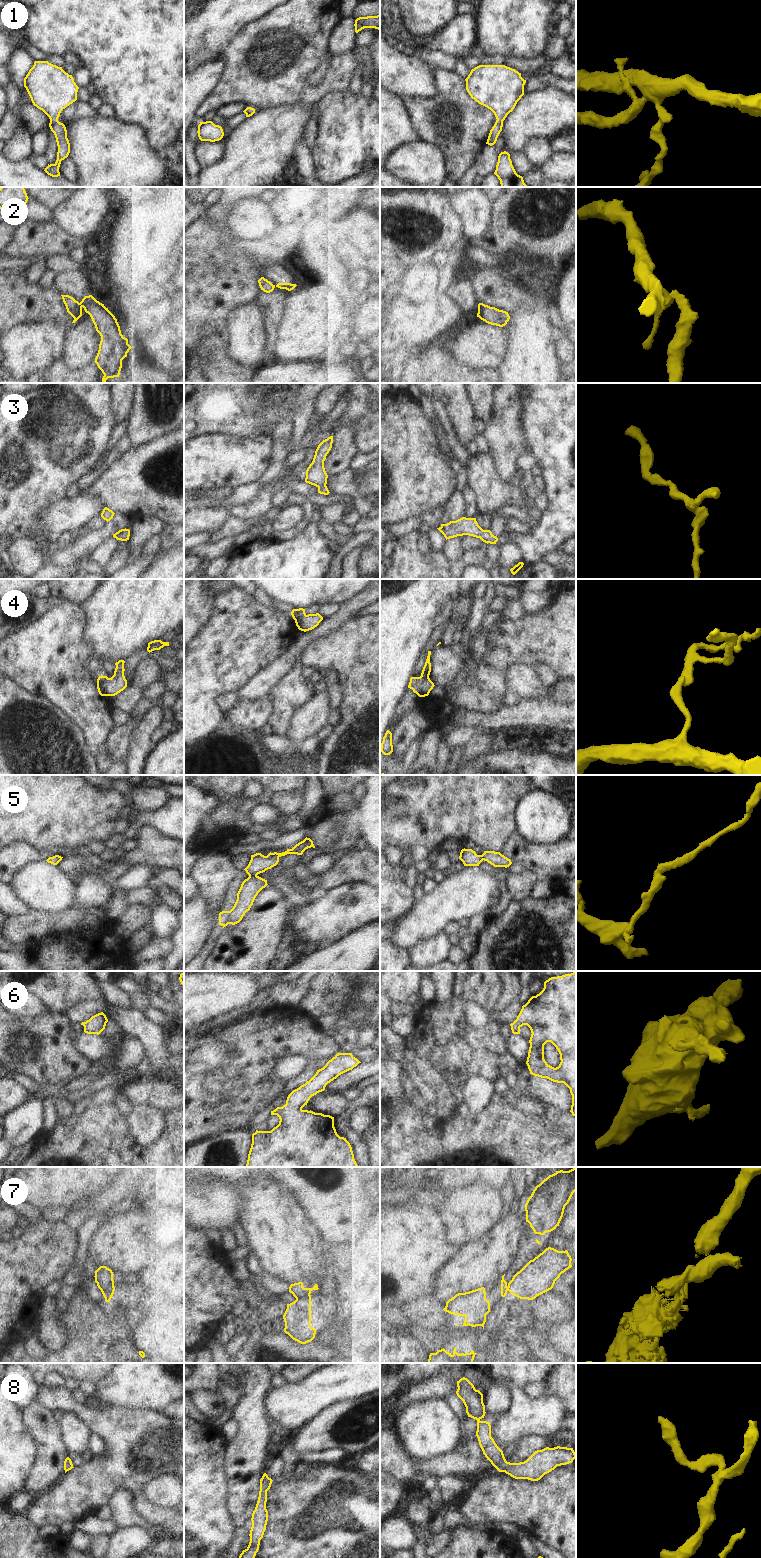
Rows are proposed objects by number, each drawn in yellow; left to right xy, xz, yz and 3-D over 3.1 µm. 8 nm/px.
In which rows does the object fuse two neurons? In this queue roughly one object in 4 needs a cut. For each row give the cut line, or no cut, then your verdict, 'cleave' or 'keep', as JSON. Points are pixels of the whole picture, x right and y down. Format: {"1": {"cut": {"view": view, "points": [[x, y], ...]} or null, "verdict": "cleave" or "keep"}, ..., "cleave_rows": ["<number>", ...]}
{"1": {"cut": null, "verdict": "keep"}, "2": {"cut": {"view": "xy", "points": [[79, 303], [82, 306]]}, "verdict": "cleave"}, "3": {"cut": null, "verdict": "keep"}, "4": {"cut": null, "verdict": "keep"}, "5": {"cut": {"view": "xz", "points": [[256, 874], [249, 877]]}, "verdict": "cleave"}, "6": {"cut": null, "verdict": "keep"}, "7": {"cut": {"view": "xz", "points": [[309, 1294], [296, 1299]]}, "verdict": "cleave"}, "8": {"cut": null, "verdict": "keep"}, "cleave_rows": ["2", "5", "7"]}

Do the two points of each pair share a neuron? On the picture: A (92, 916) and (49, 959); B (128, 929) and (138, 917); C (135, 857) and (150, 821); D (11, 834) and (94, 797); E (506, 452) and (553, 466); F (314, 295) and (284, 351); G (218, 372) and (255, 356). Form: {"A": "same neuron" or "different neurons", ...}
{"A": "different neurons", "B": "same neuron", "C": "different neurons", "D": "same neuron", "E": "different neurons", "F": "same neuron", "G": "different neurons"}

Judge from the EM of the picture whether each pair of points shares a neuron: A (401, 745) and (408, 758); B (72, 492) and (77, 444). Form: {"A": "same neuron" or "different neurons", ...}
{"A": "different neurons", "B": "different neurons"}

